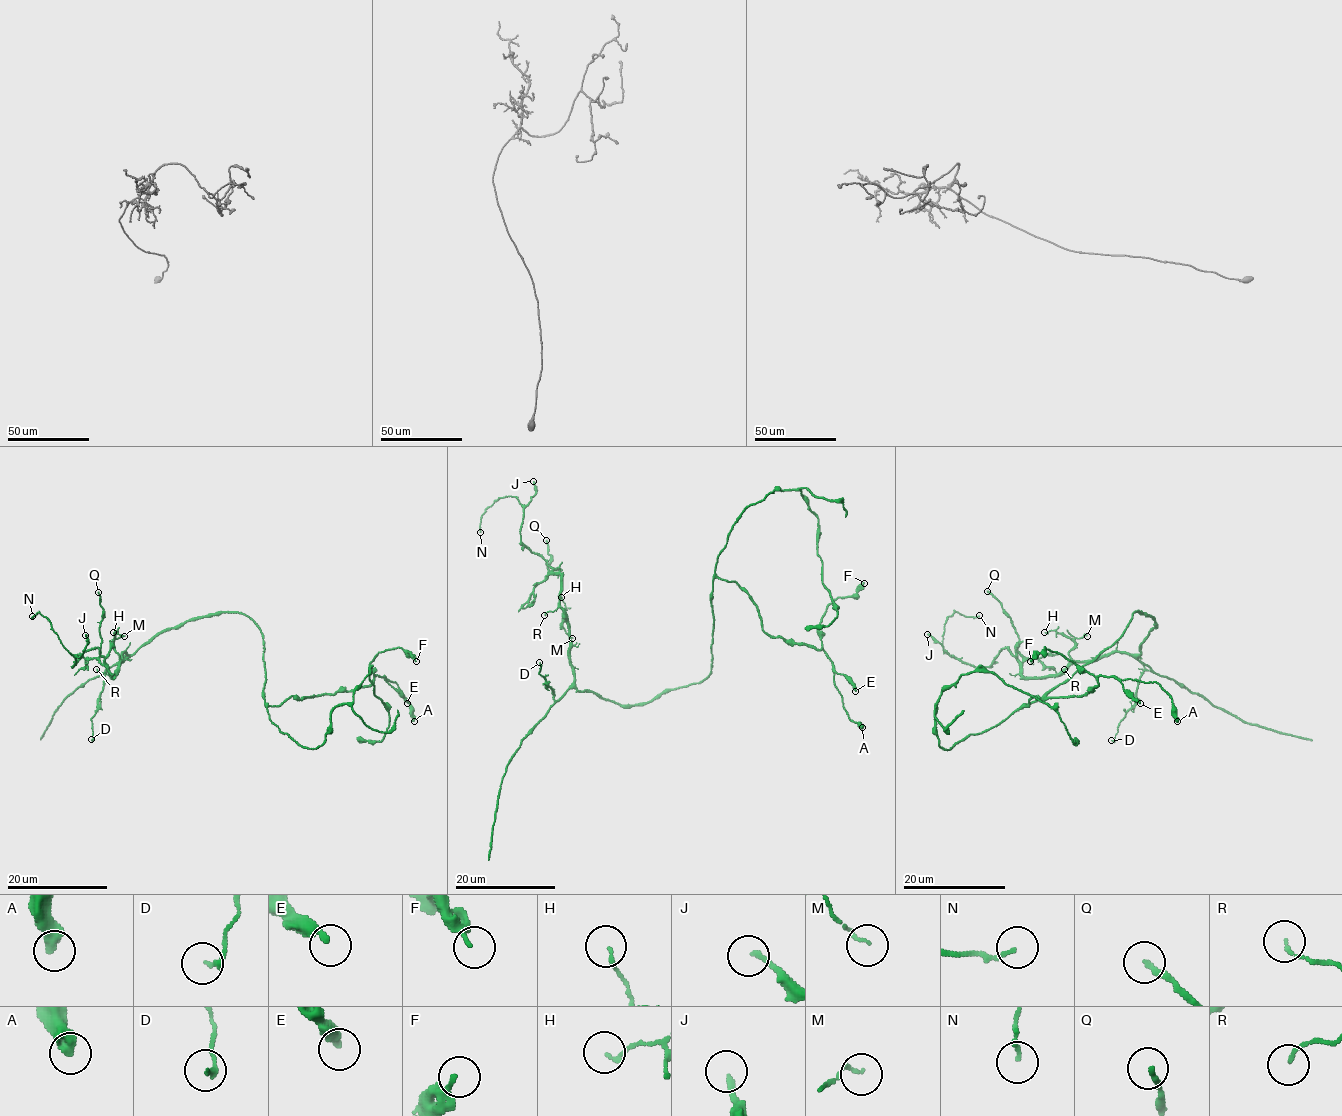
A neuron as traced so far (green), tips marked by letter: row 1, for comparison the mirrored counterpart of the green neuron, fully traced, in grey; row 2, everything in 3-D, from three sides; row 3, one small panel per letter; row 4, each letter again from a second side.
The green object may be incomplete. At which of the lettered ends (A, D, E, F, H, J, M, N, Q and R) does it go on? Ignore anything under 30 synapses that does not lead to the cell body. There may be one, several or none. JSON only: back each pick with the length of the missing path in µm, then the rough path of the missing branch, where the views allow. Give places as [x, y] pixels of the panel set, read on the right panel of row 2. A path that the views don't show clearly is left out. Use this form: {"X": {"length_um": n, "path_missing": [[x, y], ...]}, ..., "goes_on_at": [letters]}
{"goes_on_at": []}

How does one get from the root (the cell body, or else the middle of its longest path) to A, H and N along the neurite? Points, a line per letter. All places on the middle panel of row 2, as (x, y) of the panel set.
A: (711, 667), (712, 581), (721, 578), (734, 581), (748, 595), (765, 632), (825, 652), (843, 707), (862, 727)
H: (711, 667), (699, 682), (634, 705), (580, 691), (569, 624), (561, 625), (561, 597)
N: (711, 667), (699, 682), (634, 705), (580, 691), (561, 575), (520, 540), (523, 506), (498, 498), (480, 532)

